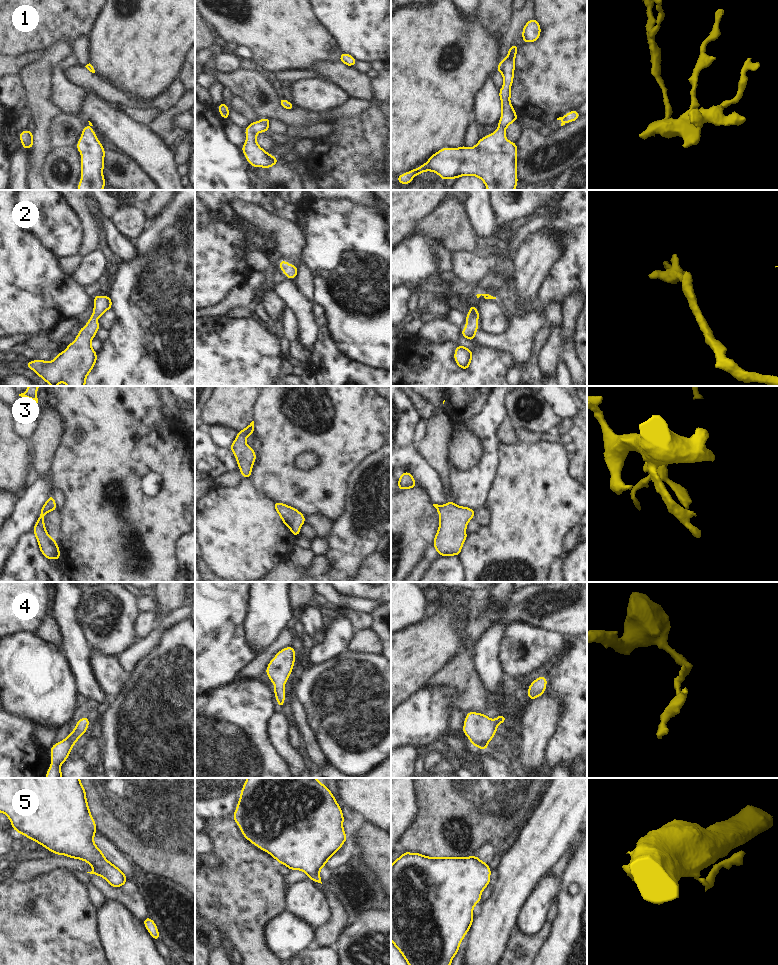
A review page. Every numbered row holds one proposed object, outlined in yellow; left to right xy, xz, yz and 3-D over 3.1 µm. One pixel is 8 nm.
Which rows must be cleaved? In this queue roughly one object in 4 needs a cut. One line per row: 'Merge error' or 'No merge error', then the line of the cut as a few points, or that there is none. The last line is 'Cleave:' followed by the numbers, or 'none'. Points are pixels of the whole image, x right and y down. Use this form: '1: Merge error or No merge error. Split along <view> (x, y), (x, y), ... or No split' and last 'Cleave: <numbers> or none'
1: No merge error. No split
2: No merge error. No split
3: No merge error. No split
4: No merge error. No split
5: No merge error. No split
Cleave: none

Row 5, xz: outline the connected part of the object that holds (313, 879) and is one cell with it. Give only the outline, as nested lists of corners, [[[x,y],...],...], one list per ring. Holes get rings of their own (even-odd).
[[[247,778],[233,814],[243,836],[290,870],[301,870],[321,883],[320,870],[347,840],[343,812],[332,792],[316,778]]]

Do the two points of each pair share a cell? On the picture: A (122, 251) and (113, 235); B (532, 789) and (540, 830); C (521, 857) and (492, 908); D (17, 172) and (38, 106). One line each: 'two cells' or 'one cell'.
A: one cell
B: two cells
C: one cell
D: two cells

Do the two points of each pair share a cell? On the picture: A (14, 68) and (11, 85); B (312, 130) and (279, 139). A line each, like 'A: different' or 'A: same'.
A: different
B: same

